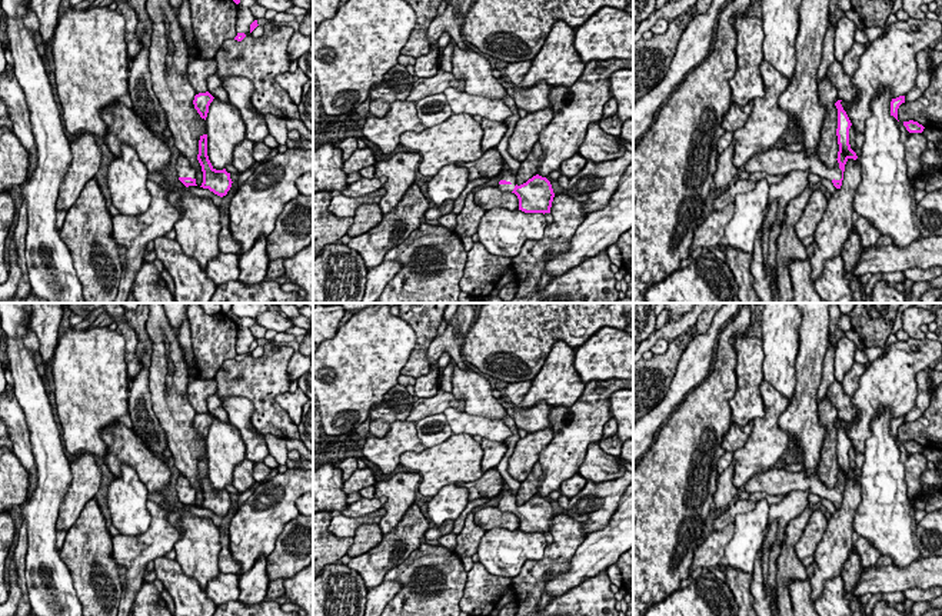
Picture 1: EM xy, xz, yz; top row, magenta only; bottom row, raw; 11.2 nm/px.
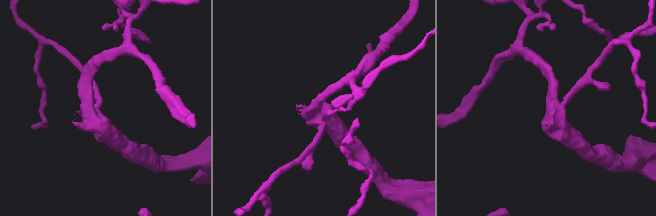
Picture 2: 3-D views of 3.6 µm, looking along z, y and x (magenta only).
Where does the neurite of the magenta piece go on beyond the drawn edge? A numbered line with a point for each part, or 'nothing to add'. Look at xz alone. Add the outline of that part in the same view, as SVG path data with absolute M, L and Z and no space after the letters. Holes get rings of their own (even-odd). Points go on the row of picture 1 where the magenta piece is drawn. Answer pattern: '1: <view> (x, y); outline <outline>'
1: xz (506, 173); outline M503 163L503 167L500 170L500 173L497 174L499 182L500 180L506 180L506 184L497 184L497 189L502 192L513 192L515 186L516 186L516 174L510 170L510 167L507 166L507 163Z

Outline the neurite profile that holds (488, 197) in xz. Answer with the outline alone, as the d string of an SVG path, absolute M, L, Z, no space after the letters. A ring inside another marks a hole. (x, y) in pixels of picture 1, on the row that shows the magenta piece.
M483 187L477 190L475 194L475 203L485 210L490 210L493 207L505 207L507 210L519 209L519 199L512 192L502 192L497 187Z

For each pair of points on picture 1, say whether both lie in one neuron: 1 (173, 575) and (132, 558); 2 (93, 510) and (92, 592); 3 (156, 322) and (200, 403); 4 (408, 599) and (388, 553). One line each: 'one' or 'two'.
1: two
2: one
3: two
4: two

